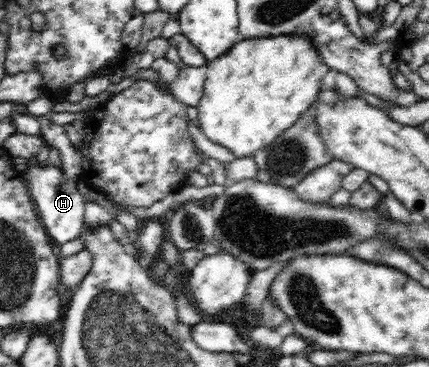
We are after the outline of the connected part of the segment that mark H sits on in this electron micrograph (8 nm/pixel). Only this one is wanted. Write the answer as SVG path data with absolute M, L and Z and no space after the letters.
M36 158L30 159L29 169L23 178L35 203L36 213L46 233L58 244L66 244L74 238L80 238L84 232L84 193L83 186L78 186L66 178L62 169L52 165L37 167Z

